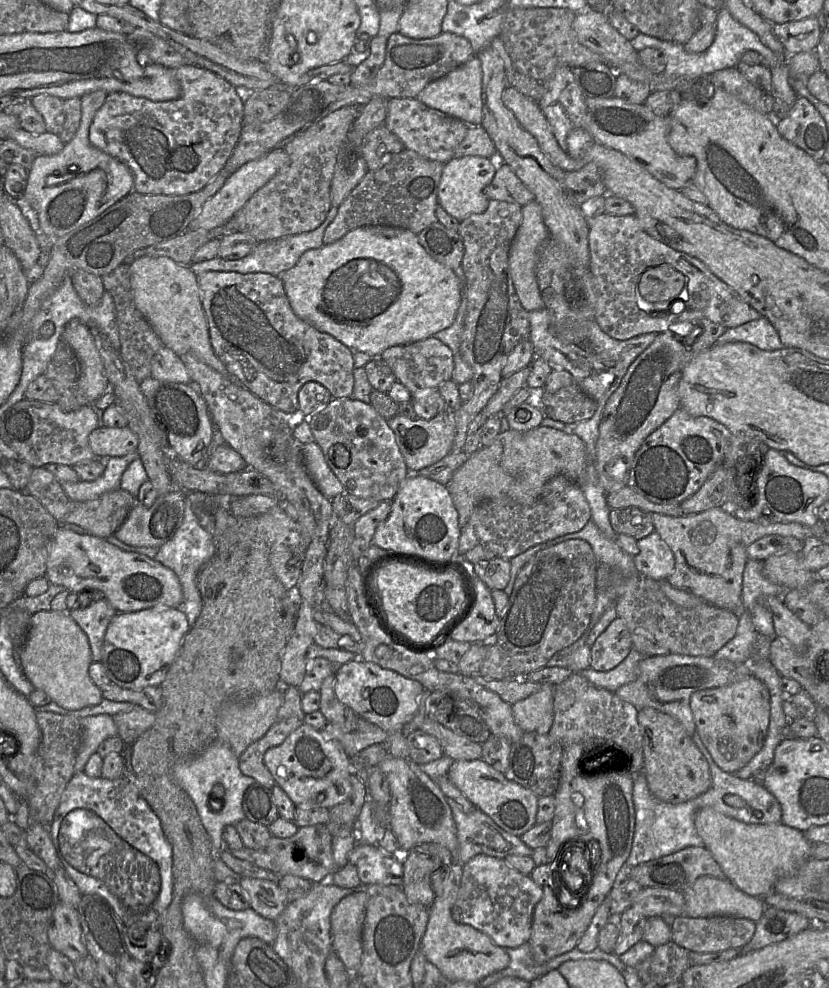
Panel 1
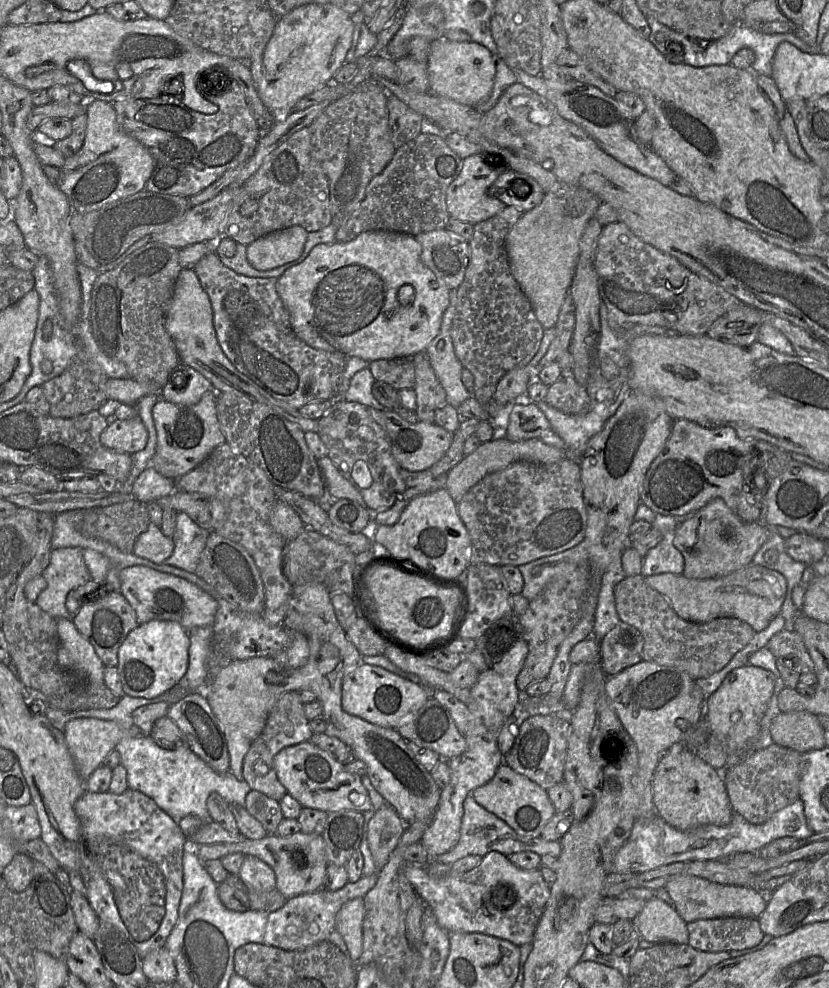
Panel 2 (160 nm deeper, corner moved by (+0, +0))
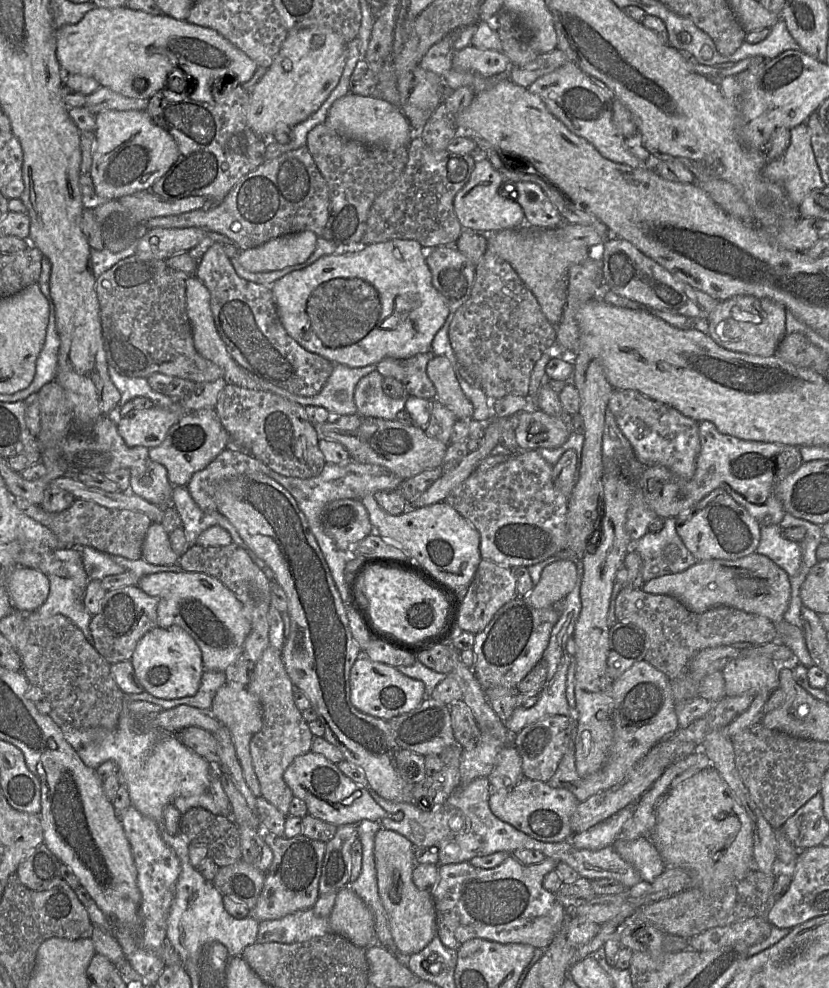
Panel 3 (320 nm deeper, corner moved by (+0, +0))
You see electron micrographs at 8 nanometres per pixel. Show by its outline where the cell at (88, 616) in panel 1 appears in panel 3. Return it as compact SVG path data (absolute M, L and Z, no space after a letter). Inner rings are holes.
M137 585L107 591L98 613L92 616L89 629L92 645L109 663L130 660L139 640L157 626L158 599L146 594Z

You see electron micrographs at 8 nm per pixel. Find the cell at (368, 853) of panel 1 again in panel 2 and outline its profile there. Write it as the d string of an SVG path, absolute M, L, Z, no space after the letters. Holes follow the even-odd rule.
M497 851L488 852L475 868L460 875L449 873L442 878L432 877L425 867L408 863L406 863L404 873L418 896L432 909L438 925L448 933L478 932L505 939L517 946L531 944L550 896L550 887L544 882L539 868L520 869Z

